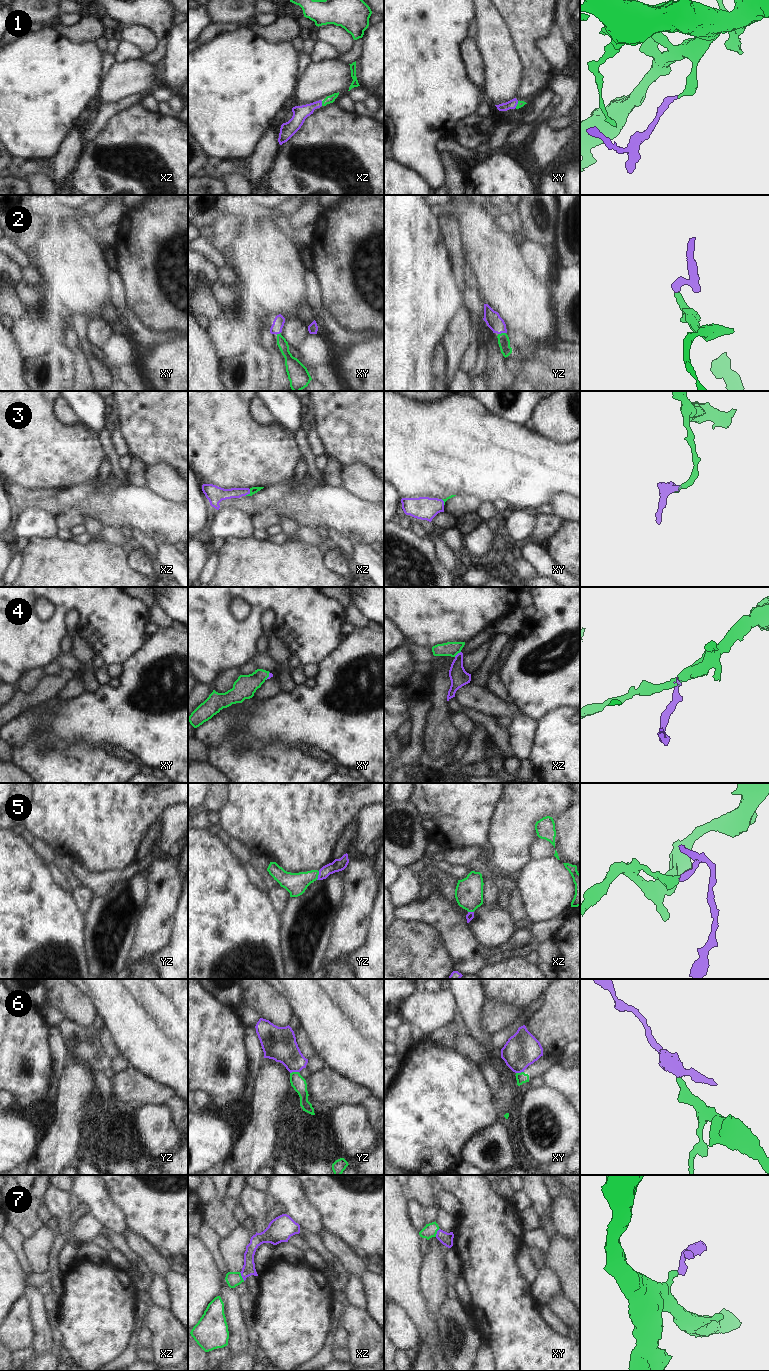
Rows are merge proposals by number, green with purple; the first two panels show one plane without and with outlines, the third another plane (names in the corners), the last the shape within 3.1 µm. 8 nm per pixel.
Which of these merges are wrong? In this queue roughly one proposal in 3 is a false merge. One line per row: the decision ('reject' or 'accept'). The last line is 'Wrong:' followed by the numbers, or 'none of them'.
1: accept
2: accept
3: accept
4: accept
5: accept
6: reject
7: accept
Wrong: 6

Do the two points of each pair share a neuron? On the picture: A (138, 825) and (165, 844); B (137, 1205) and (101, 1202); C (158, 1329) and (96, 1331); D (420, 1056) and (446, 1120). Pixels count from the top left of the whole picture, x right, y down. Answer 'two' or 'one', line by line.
A: two
B: two
C: two
D: one

